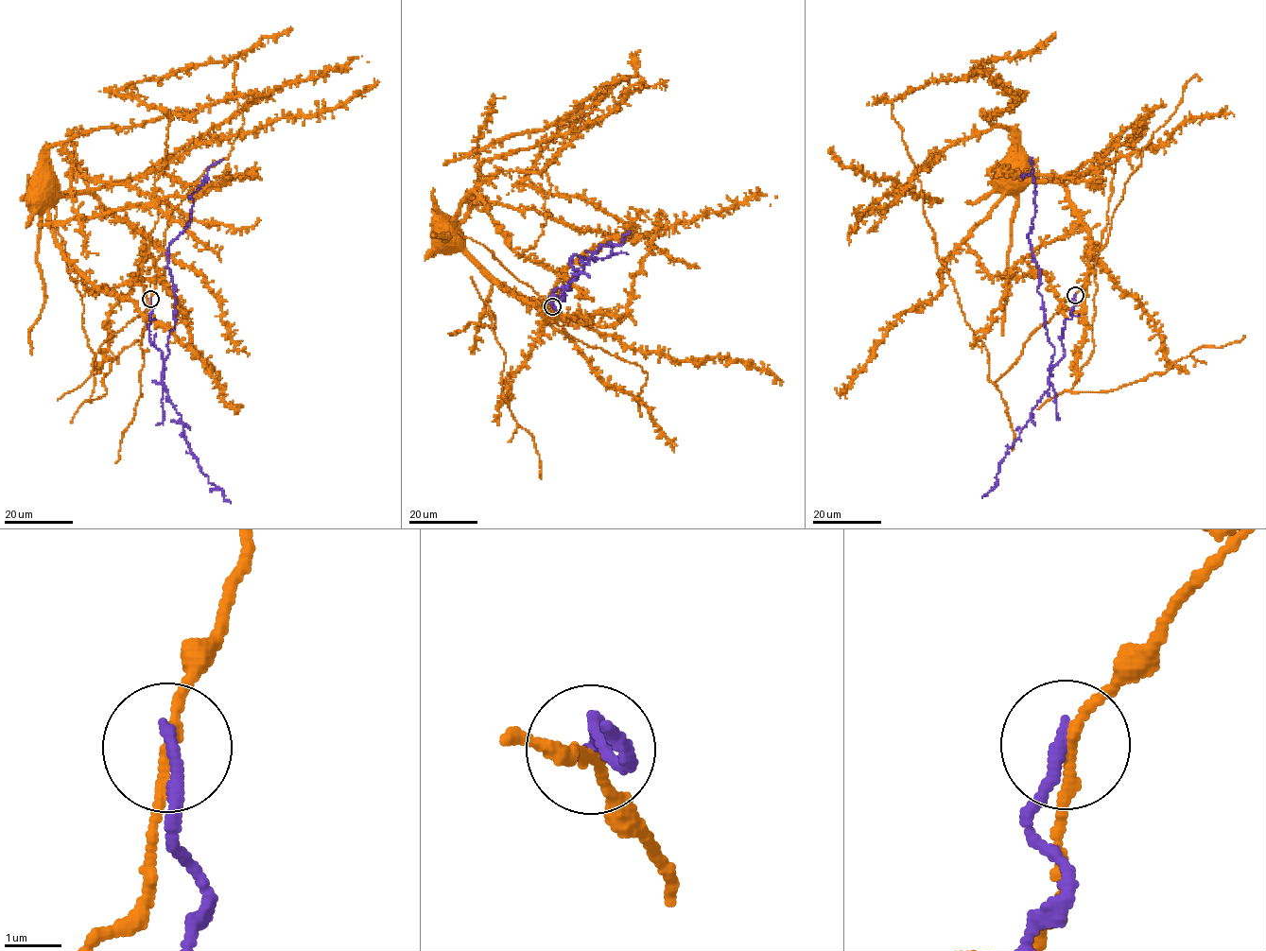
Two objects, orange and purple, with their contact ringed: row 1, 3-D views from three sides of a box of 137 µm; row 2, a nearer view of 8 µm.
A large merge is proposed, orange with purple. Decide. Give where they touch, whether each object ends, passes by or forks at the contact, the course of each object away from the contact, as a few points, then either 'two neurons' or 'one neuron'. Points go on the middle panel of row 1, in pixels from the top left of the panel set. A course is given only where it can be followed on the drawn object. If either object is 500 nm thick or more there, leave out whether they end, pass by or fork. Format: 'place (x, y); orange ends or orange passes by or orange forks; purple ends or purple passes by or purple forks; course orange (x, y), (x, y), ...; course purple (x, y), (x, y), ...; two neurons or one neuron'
place (552, 306); orange passes by; purple ends; course orange (552, 306), (558, 321), (557, 317), (545, 315), (533, 304), (505, 290), (468, 252), (463, 235), (444, 222); course purple (552, 306), (550, 296), (563, 301), (562, 288), (569, 290), (578, 273), (573, 256), (594, 261), (628, 253); two neurons

